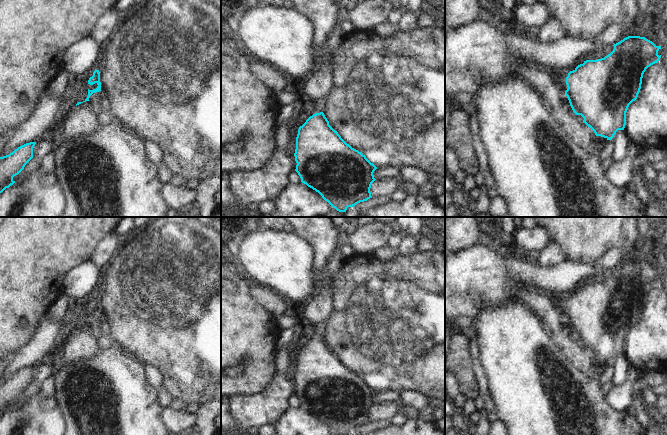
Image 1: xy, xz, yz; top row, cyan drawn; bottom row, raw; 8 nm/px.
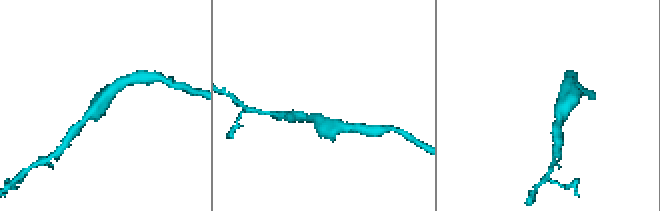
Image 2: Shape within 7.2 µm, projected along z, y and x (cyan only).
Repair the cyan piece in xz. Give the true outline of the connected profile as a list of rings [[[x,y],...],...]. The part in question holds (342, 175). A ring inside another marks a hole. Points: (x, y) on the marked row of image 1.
[[[325,99],[316,101],[313,114],[298,129],[294,153],[297,163],[295,171],[300,176],[302,183],[318,192],[333,208],[339,212],[346,212],[348,207],[372,198],[370,188],[376,180],[373,173],[377,167],[365,155],[347,144],[329,125],[329,121],[323,113],[324,109]]]

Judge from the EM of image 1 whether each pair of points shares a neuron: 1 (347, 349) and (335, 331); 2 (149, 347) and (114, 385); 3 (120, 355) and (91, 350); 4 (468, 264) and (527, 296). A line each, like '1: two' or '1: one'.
1: one
2: two
3: two
4: two

